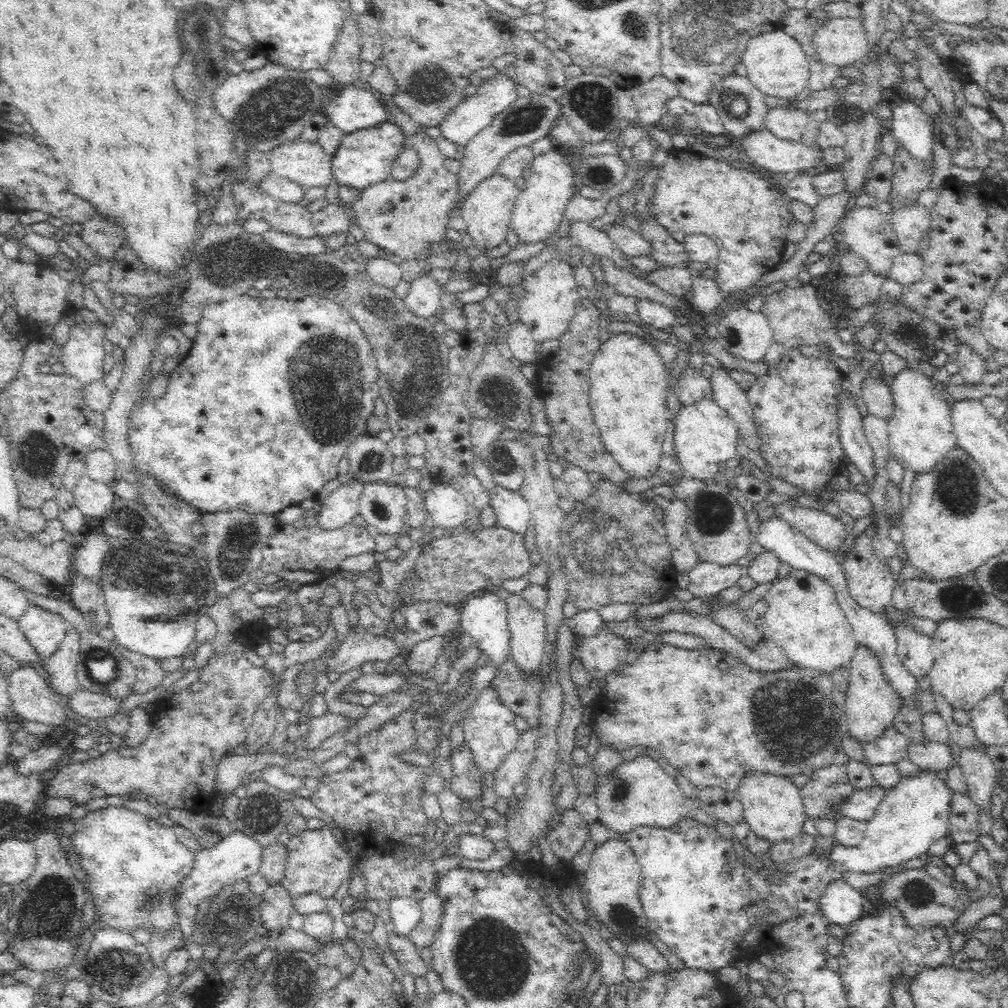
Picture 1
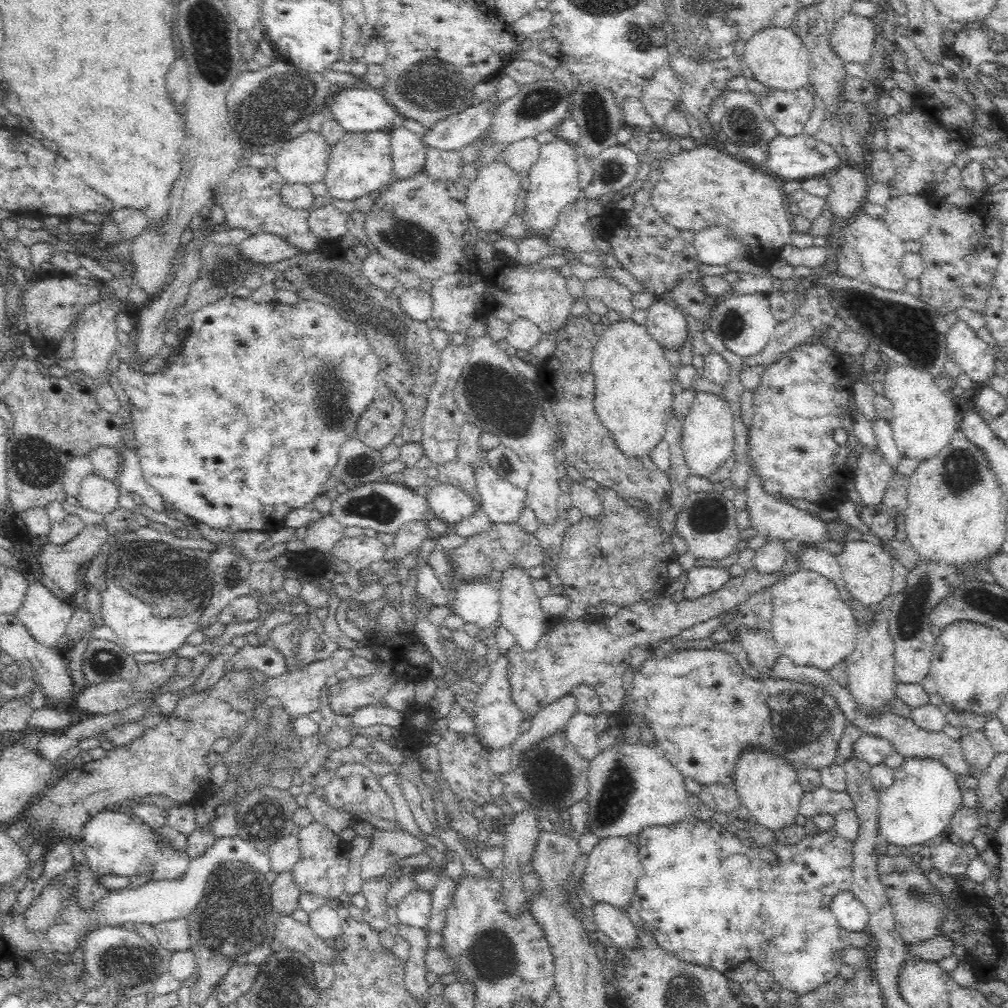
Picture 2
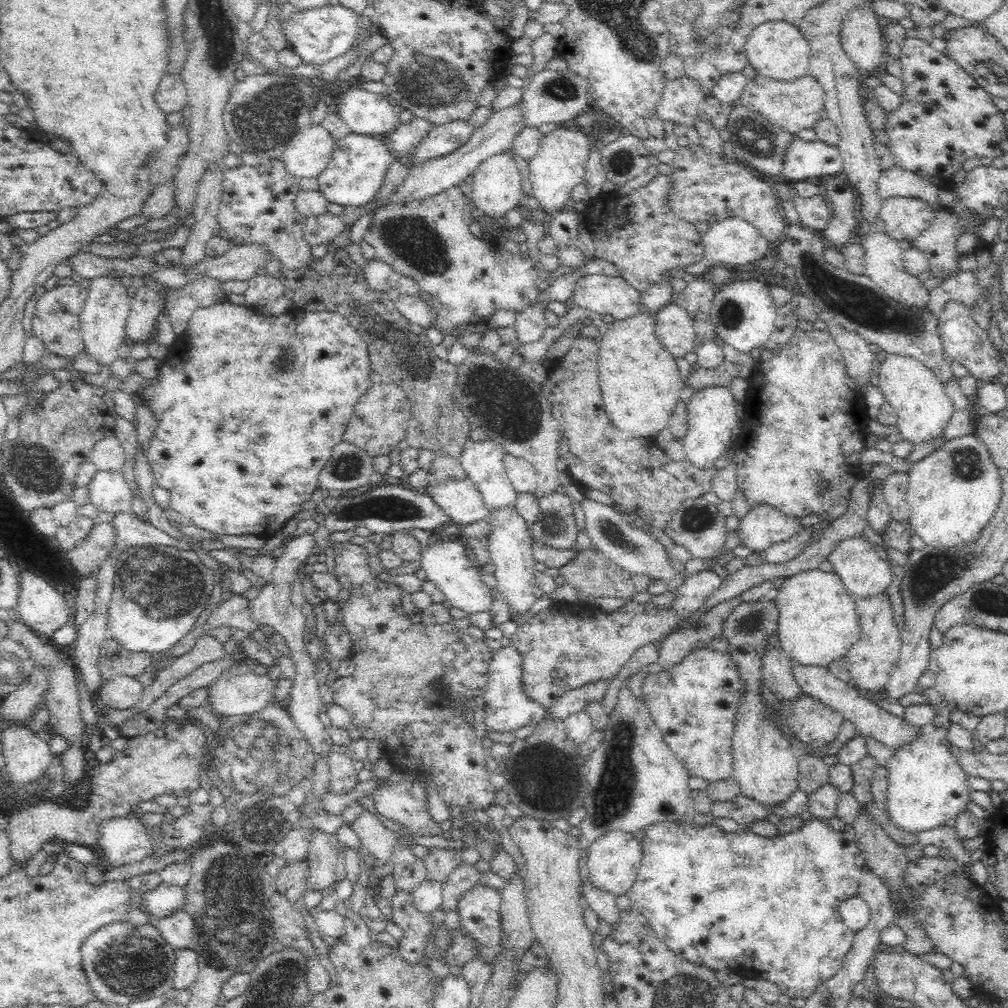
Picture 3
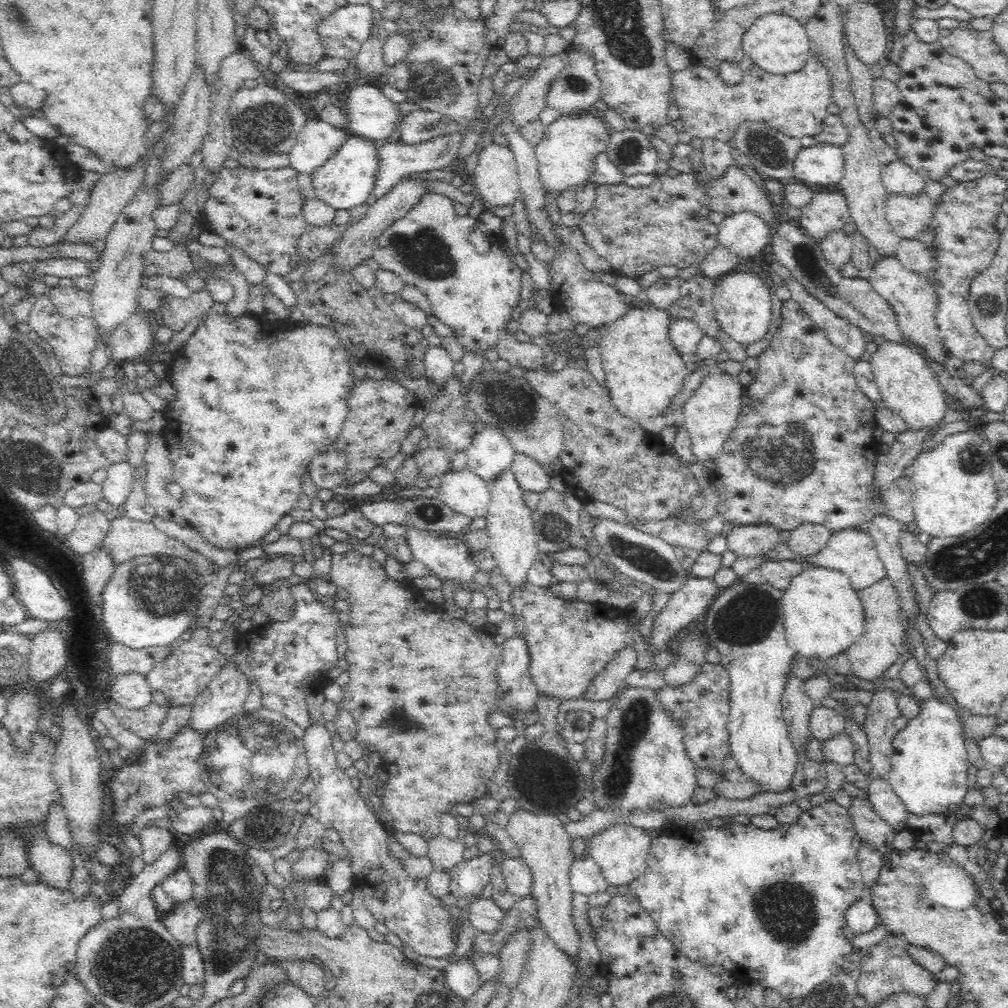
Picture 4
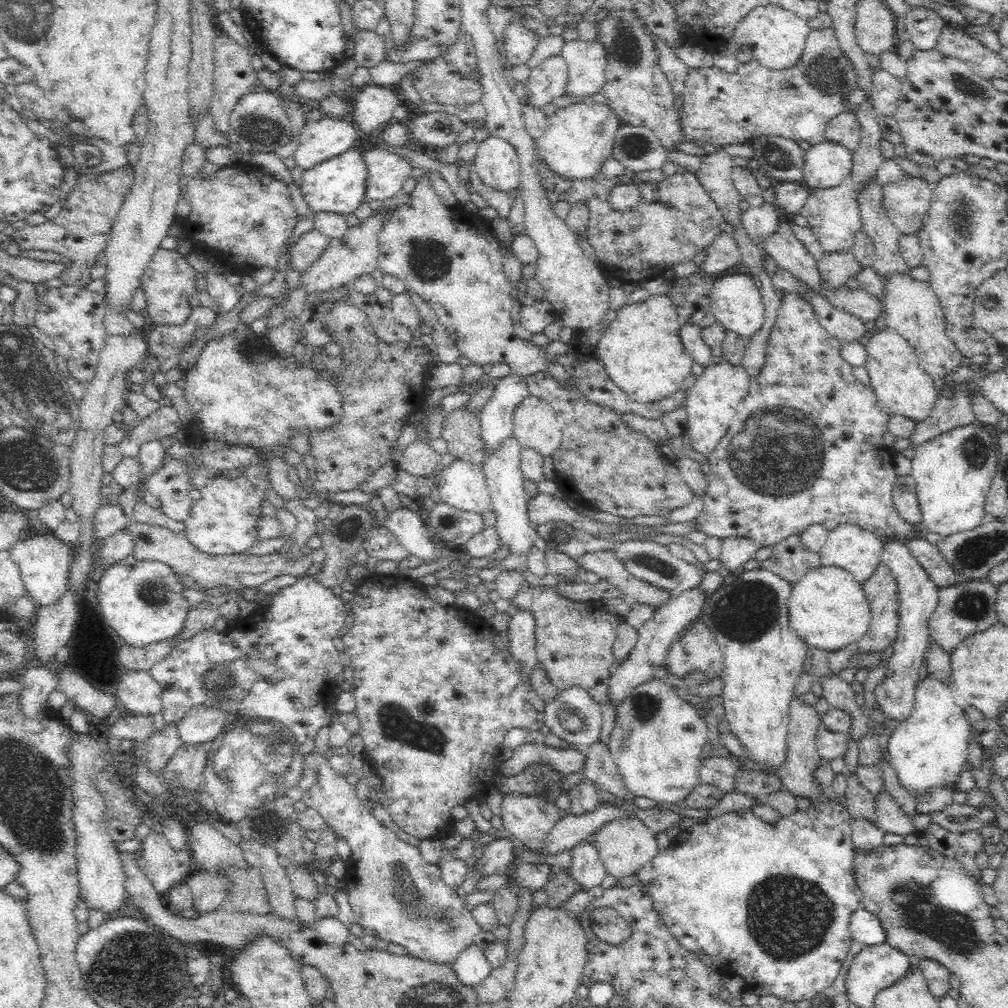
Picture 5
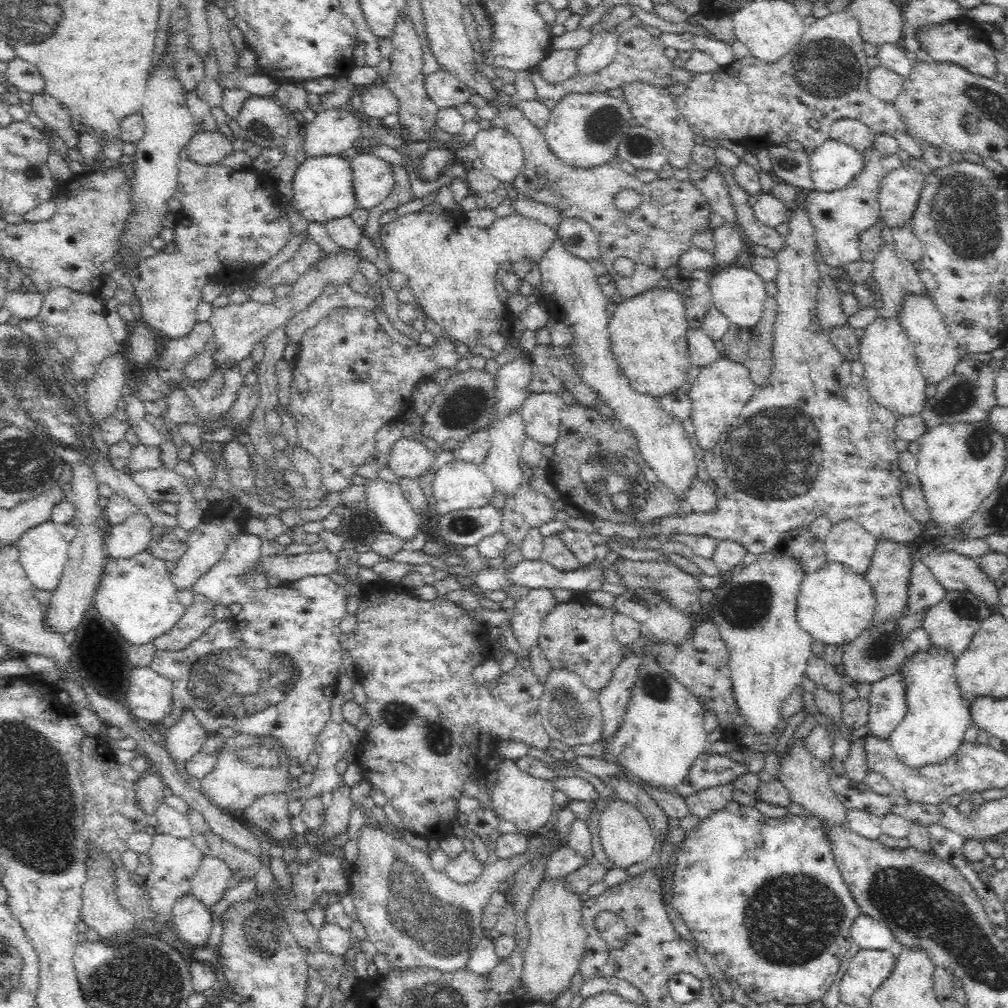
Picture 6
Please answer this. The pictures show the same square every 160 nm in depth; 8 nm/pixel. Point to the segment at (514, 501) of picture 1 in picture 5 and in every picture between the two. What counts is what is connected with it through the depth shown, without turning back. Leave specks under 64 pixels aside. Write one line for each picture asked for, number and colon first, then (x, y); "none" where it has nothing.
2: (503, 502)
3: (482, 461)
4: (490, 453)
5: (496, 421)

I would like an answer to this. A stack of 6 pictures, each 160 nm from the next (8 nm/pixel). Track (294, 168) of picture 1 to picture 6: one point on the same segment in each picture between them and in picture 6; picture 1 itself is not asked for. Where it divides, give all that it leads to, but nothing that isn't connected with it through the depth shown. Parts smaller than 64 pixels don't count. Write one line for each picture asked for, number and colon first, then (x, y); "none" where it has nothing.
2: (304, 160)
3: (308, 153)
4: (317, 141)
5: (320, 140)
6: (333, 131)

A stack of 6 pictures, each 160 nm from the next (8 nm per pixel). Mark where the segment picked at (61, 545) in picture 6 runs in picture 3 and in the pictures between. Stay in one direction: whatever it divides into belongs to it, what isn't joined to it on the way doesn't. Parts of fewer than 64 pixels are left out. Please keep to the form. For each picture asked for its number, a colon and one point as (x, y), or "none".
3: (43, 610)
4: (40, 598)
5: (43, 561)

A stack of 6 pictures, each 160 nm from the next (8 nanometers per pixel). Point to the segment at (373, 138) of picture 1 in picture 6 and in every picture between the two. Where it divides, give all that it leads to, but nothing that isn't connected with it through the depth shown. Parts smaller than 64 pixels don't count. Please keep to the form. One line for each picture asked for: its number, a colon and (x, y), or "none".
2: (360, 162)
3: (356, 171)
4: (347, 178)
5: (338, 185)
6: (323, 190)

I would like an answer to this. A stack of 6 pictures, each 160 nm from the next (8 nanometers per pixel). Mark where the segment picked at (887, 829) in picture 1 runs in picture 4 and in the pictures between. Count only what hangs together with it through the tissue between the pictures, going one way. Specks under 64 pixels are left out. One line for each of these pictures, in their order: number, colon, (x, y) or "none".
2: (917, 809)
3: (927, 788)
4: (928, 768)

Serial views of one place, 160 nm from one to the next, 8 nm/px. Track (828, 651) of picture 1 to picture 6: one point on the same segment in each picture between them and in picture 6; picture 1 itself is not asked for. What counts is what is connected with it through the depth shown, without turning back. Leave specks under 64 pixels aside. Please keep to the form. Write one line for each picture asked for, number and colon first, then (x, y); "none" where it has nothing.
2: (810, 624)
3: (817, 621)
4: (822, 616)
5: (827, 609)
6: (834, 605)

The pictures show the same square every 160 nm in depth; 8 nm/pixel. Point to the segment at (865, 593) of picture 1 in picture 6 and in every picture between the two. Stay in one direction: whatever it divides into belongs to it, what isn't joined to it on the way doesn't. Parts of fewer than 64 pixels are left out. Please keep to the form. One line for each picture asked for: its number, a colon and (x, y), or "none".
2: (867, 569)
3: (863, 573)
4: (852, 551)
5: (848, 546)
6: (848, 543)

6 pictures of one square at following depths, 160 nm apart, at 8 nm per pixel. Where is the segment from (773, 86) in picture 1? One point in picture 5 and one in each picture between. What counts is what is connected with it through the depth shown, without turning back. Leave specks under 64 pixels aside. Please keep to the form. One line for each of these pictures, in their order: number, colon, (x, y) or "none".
2: (777, 58)
3: (777, 50)
4: (777, 43)
5: (776, 37)

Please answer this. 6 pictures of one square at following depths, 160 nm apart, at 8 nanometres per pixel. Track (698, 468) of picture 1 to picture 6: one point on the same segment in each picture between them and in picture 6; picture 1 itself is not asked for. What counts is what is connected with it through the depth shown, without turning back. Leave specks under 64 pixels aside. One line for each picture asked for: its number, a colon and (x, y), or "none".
2: (708, 437)
3: (713, 424)
4: (711, 413)
5: (711, 404)
6: (718, 394)

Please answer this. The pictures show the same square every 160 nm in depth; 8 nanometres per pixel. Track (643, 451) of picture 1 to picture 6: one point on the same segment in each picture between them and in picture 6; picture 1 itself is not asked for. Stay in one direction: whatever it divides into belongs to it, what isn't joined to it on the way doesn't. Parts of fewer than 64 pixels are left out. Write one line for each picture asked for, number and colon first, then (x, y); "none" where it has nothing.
2: (633, 399)
3: (640, 386)
4: (643, 373)
5: (641, 351)
6: (647, 333)

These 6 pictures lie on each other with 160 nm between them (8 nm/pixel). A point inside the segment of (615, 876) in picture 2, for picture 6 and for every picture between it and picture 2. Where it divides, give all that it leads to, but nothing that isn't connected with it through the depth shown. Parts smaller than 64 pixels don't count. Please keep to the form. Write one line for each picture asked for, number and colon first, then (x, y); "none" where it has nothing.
3: (614, 860)
4: (620, 851)
5: (624, 846)
6: (626, 836)

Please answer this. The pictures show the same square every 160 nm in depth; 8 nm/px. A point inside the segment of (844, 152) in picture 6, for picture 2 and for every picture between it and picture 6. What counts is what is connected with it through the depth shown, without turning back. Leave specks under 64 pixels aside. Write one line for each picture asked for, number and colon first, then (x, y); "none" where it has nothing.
2: (801, 157)
3: (804, 159)
4: (822, 163)
5: (826, 164)

